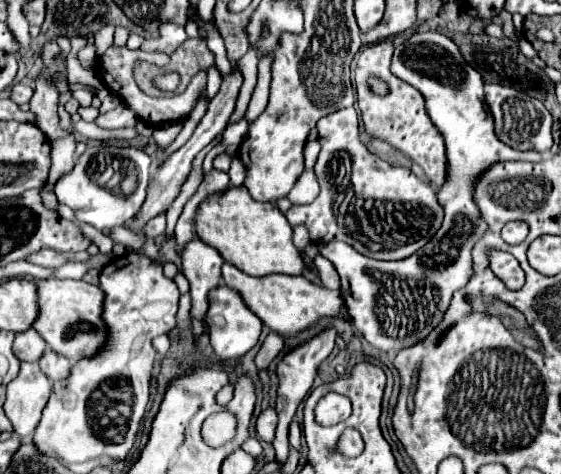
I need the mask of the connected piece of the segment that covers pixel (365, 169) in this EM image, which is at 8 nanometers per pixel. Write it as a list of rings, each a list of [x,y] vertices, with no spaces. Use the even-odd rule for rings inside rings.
[[[354,107],[337,111],[323,117],[317,123],[321,151],[315,163],[315,173],[321,185],[319,197],[309,205],[293,205],[285,217],[291,227],[305,225],[311,243],[345,241],[355,247],[361,255],[373,259],[405,259],[419,251],[427,241],[413,241],[421,237],[421,221],[409,213],[409,203],[405,197],[417,197],[425,201],[425,207],[437,211],[437,223],[441,223],[441,207],[437,203],[437,193],[429,183],[419,181],[409,169],[393,167],[373,155],[359,139],[359,117]],[[377,201],[367,213],[365,203]]]

